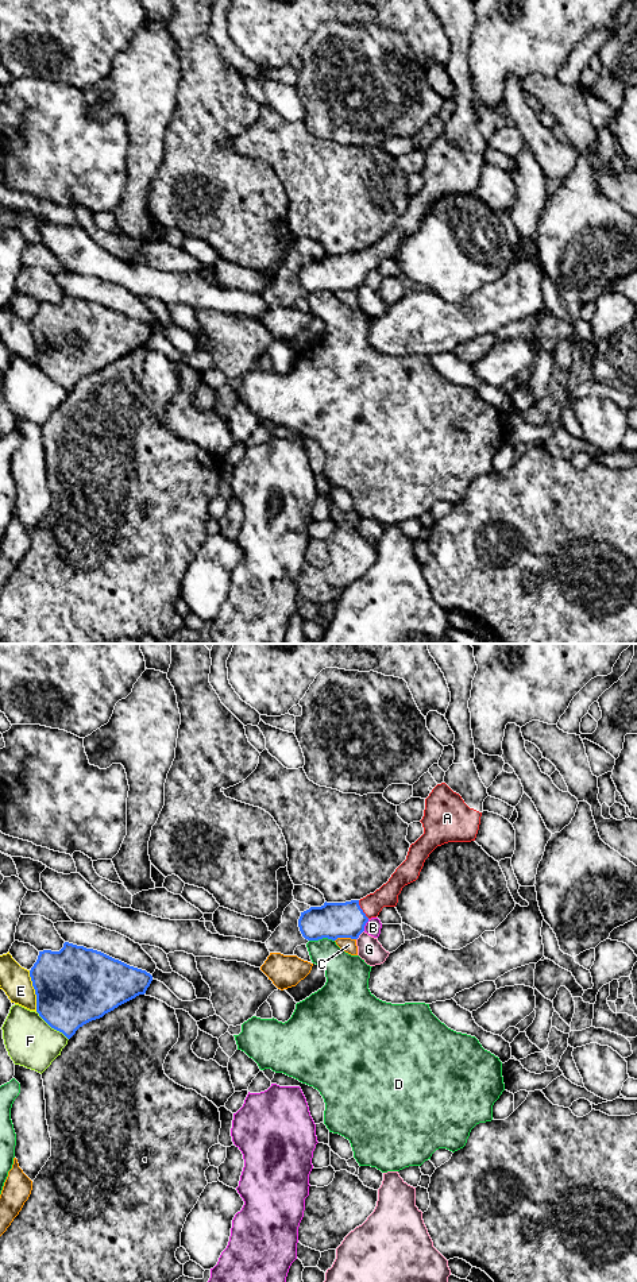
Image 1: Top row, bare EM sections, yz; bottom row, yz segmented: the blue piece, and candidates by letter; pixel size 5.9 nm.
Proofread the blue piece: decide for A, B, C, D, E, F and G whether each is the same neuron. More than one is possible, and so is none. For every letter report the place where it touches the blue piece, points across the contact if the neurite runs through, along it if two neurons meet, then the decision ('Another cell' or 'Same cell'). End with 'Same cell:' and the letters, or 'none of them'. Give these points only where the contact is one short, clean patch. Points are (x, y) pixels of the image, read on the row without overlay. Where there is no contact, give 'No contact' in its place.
A: Touches blue at yz (362, 262). Path across: yz (332, 273), (346, 273), (362, 262), (388, 247). Same cell
B: Touches blue at yz (365, 277). Another cell
C: Touches blue at yz (344, 289). Another cell
D: Touches blue at yz (321, 290). Another cell
E: Touches blue at yz (35, 343). Another cell
F: Touches blue at yz (51, 379). Another cell
G: Touches blue at yz (359, 286). Another cell
Same cell: A

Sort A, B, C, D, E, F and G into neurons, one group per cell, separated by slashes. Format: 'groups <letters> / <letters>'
groups A / B / C / D / E / F / G

